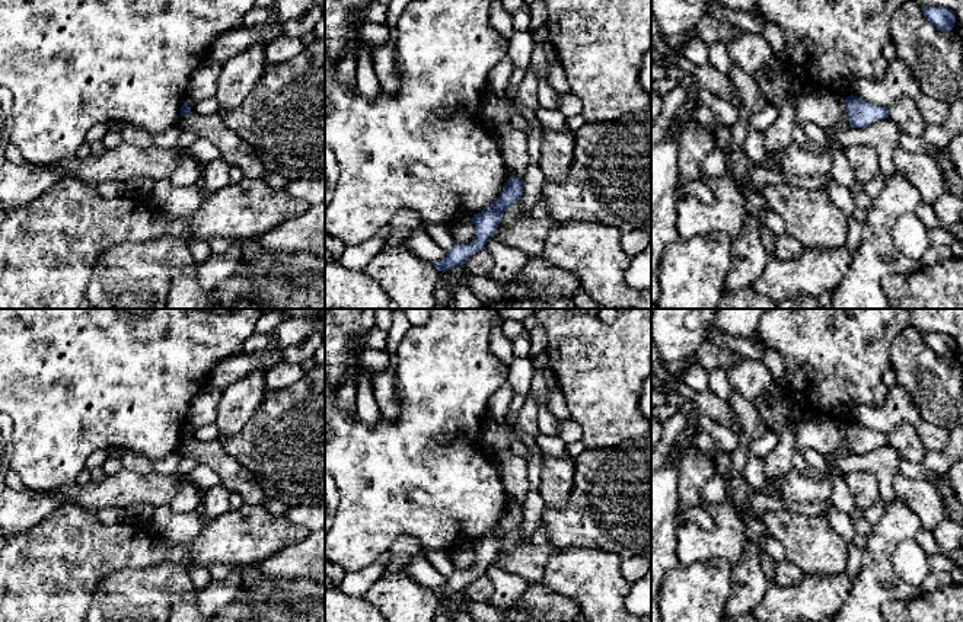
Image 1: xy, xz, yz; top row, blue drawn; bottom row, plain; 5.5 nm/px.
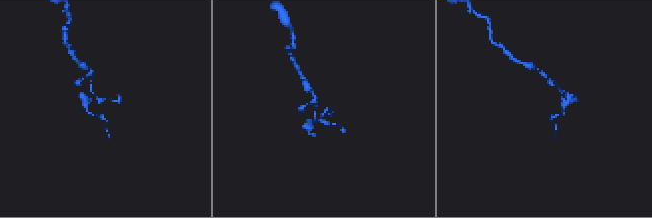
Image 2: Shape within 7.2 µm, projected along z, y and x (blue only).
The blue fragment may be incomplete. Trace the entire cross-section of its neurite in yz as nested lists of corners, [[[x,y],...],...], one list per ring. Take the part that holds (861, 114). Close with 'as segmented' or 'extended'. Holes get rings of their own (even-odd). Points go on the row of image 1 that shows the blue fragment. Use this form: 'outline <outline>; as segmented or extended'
outline [[[851,95],[846,98],[845,115],[852,128],[865,128],[877,119],[889,118],[889,111]]]; as segmented

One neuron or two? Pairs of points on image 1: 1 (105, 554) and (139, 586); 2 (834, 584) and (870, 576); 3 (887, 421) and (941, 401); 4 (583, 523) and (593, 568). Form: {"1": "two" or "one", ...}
{"1": "two", "2": "two", "3": "two", "4": "two"}

